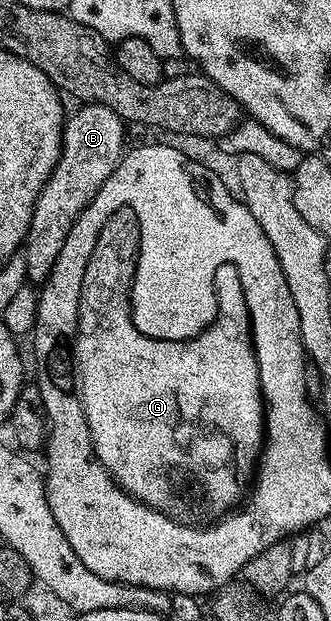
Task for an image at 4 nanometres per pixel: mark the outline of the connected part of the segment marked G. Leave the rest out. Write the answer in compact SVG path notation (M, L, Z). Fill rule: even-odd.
M89 261L89 269L85 269L85 281L81 285L81 305L79 306L79 327L73 336L73 375L77 380L77 394L81 405L85 409L85 421L89 421L91 444L101 465L111 475L112 479L127 492L142 503L148 503L153 509L165 513L170 519L188 525L199 525L204 521L214 521L230 512L244 498L249 484L253 479L253 472L257 467L257 460L265 438L265 408L263 405L263 391L259 387L259 370L255 360L255 349L251 346L251 318L245 317L243 323L235 323L225 315L222 308L217 308L217 317L201 334L186 340L161 340L145 337L133 325L133 321L121 323L121 313L113 313L109 301L109 289L105 285L105 275L93 273L93 261ZM182 355L207 355L215 361L201 361L193 365L182 365Z

